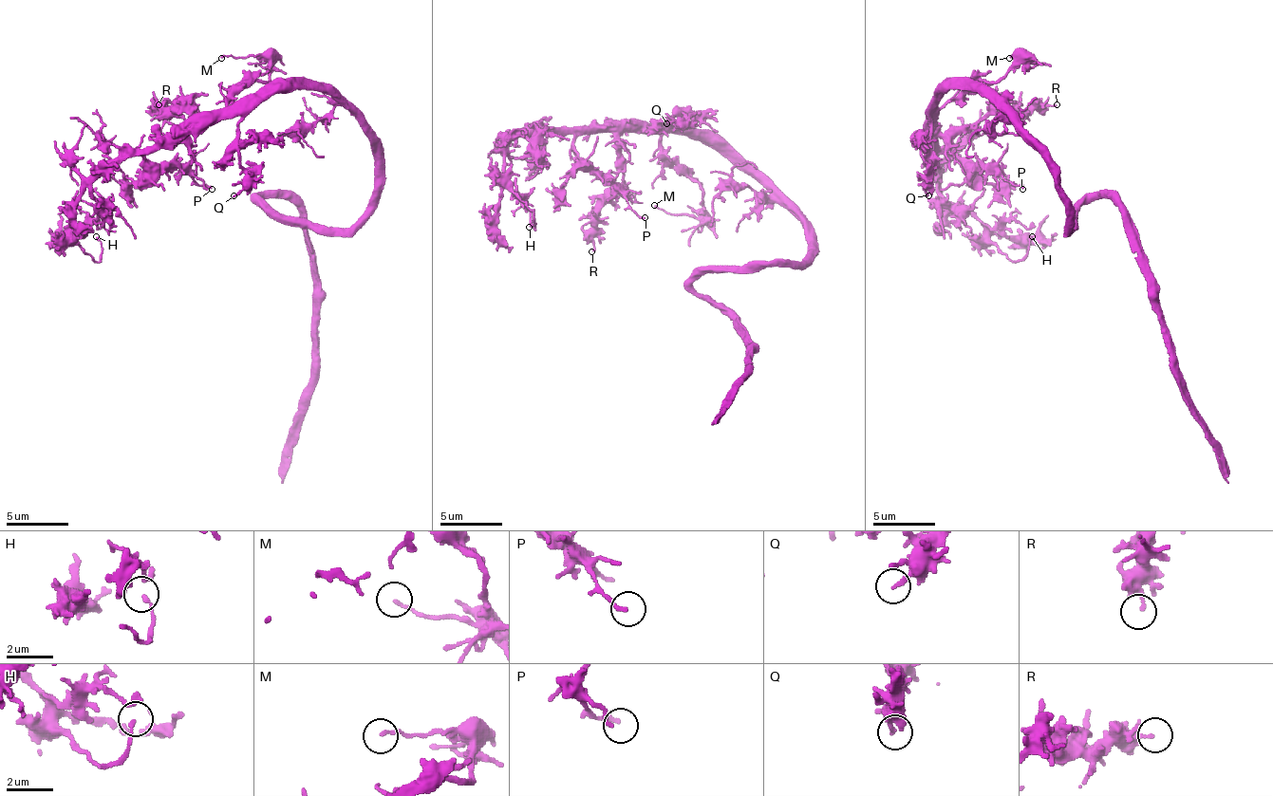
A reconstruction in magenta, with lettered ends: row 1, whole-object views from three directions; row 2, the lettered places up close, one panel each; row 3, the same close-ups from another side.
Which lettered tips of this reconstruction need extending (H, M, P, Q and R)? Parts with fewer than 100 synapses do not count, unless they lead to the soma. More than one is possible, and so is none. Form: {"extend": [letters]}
{"extend": []}

